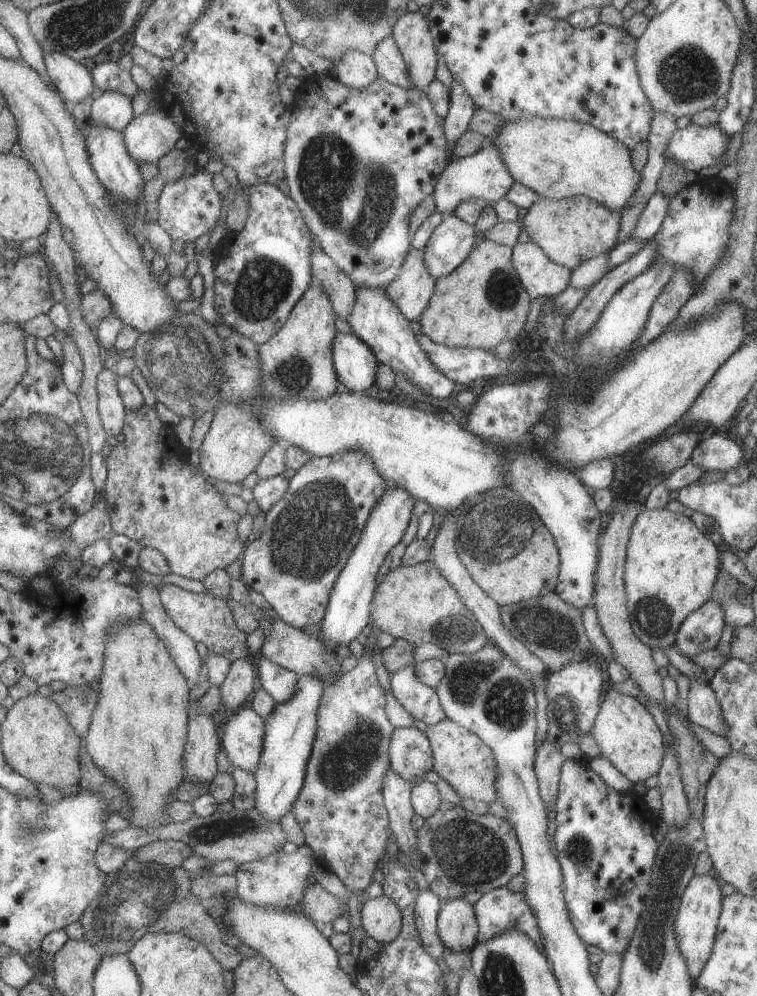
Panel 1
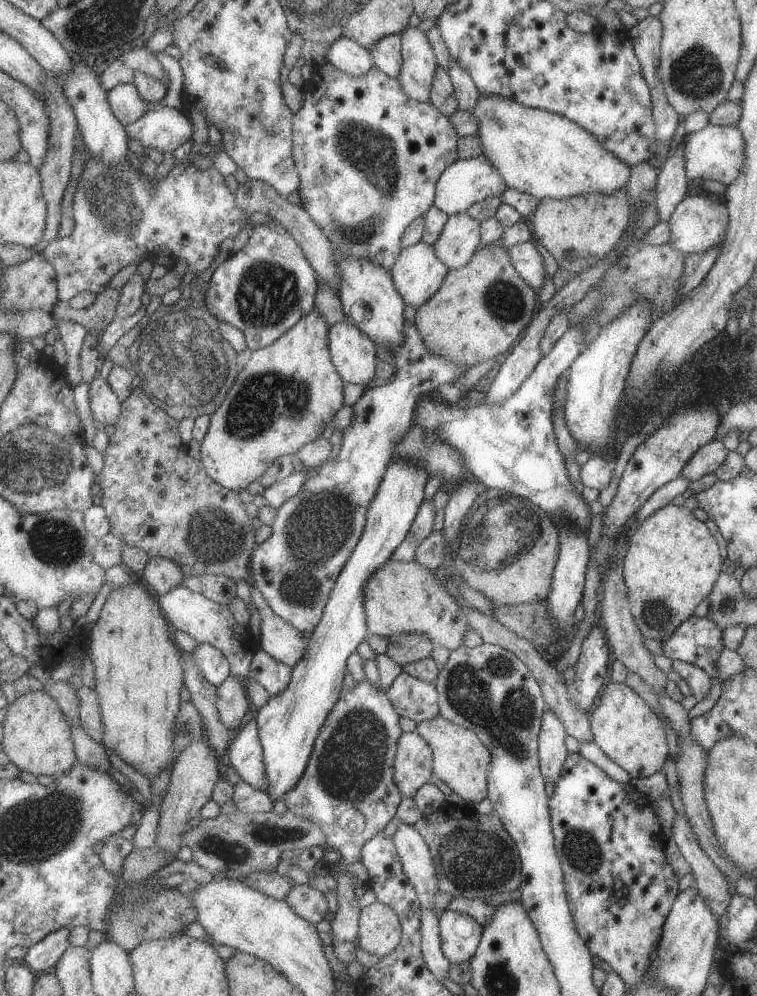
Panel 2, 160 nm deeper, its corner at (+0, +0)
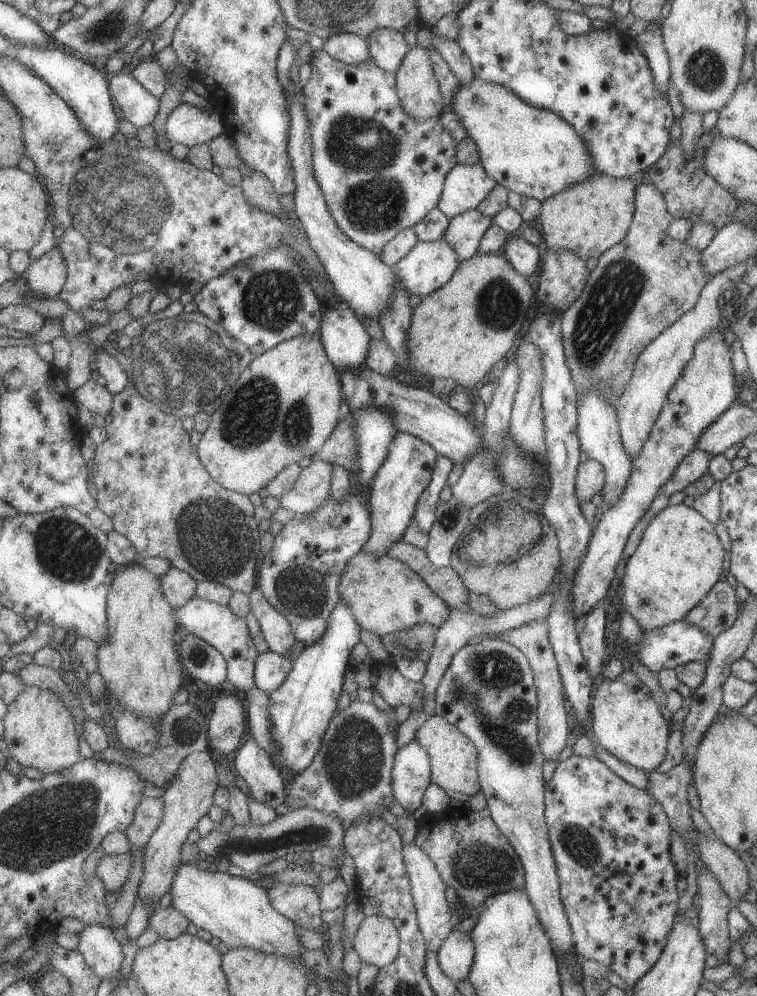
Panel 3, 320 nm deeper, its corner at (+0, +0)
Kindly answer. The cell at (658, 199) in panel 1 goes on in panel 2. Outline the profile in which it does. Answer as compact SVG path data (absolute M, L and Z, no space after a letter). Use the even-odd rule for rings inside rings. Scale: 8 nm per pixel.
M683 141L669 152L658 170L655 182L655 208L660 222L668 222L675 206L684 200L689 192L689 180L683 166Z

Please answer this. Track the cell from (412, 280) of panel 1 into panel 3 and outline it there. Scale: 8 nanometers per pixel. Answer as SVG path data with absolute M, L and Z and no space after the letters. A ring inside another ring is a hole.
M447 239L419 241L399 262L396 273L411 294L424 298L443 288L462 264L459 253Z

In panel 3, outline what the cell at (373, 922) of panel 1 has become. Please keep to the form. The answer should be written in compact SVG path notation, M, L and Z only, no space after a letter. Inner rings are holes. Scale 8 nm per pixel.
M383 915L367 916L354 940L361 958L380 969L393 964L400 955L402 938L396 924Z

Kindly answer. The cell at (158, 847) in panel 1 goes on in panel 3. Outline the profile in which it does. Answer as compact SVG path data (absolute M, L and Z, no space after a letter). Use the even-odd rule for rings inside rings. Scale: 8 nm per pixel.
M131 853L115 856L104 855L100 859L96 872L109 892L120 893L123 890L123 886L129 880L129 874L133 870L134 859Z

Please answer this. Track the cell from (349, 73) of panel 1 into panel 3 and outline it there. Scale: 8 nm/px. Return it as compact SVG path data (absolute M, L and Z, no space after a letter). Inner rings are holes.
M355 33L336 34L325 40L323 48L348 65L360 65L371 57L369 40Z

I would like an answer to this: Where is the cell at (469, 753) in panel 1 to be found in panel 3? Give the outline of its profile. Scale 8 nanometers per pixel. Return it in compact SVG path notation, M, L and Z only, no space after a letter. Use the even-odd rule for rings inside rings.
M434 714L422 729L417 732L416 739L427 749L432 758L432 780L447 792L460 792L473 796L479 791L478 783L478 751L467 735L451 724L441 715Z

